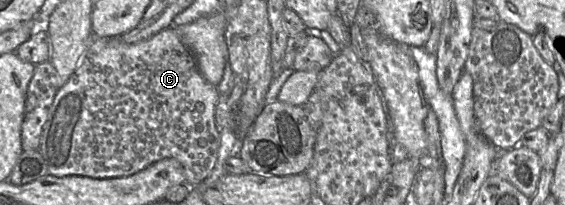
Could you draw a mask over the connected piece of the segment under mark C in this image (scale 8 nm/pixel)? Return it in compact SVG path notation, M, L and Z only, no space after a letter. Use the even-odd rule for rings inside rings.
M174 27L164 29L151 38L136 44L126 44L121 37L98 37L93 34L91 28L90 42L80 64L67 82L58 90L54 98L48 119L43 128L38 150L47 163L48 174L56 177L71 175L96 179L127 177L157 161L165 158L174 158L183 166L186 184L194 187L201 184L210 175L217 162L220 147L220 131L216 125L215 112L219 98L220 95L217 88L202 76L193 54L182 42Z

